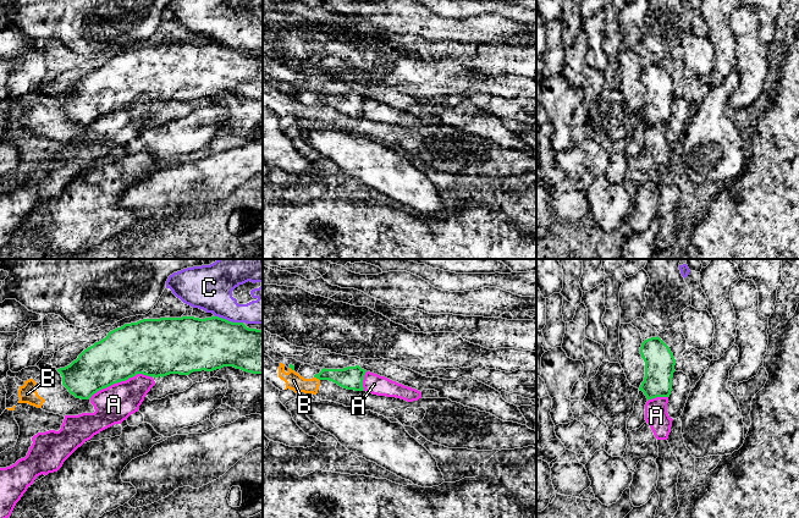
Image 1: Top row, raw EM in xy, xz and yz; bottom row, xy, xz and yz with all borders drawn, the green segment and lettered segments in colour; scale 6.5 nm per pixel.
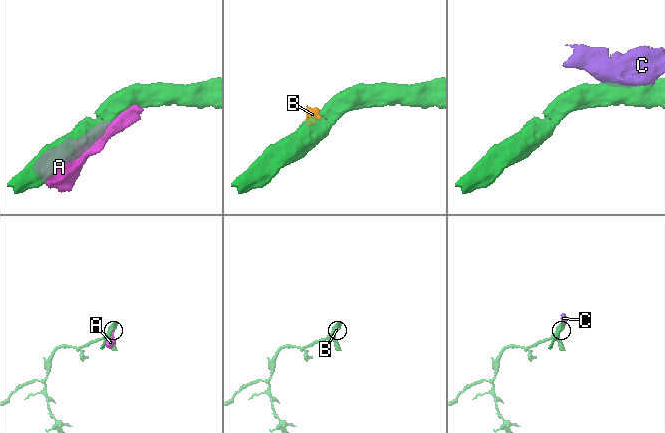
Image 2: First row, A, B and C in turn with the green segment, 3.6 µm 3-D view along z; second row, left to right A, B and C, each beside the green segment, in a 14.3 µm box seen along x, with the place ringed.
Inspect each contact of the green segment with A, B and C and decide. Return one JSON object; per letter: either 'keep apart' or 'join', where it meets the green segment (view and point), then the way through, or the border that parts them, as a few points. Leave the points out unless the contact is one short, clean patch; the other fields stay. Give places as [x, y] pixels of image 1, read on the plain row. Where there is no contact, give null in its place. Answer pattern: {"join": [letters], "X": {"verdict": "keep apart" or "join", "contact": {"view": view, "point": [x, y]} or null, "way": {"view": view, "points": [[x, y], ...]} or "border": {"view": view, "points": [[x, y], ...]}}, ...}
{"join": [], "A": {"verdict": "keep apart", "contact": {"view": "xy", "point": [120, 108]}}, "B": {"verdict": "keep apart", "contact": {"view": "xz", "point": [317, 104]}, "border": {"view": "xz", "points": [[314, 103], [319, 106]]}}, "C": {"verdict": "keep apart", "contact": {"view": "xy", "point": [227, 47]}}}

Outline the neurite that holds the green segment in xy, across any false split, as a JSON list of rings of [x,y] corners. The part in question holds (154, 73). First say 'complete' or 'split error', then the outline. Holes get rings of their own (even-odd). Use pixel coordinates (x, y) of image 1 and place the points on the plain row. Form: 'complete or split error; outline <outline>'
complete; outline [[[219,43],[143,45],[110,57],[105,65],[84,76],[76,87],[57,98],[71,121],[89,126],[98,117],[137,100],[164,104],[170,100],[213,98],[224,93],[263,100],[263,56],[249,55],[243,49]]]

